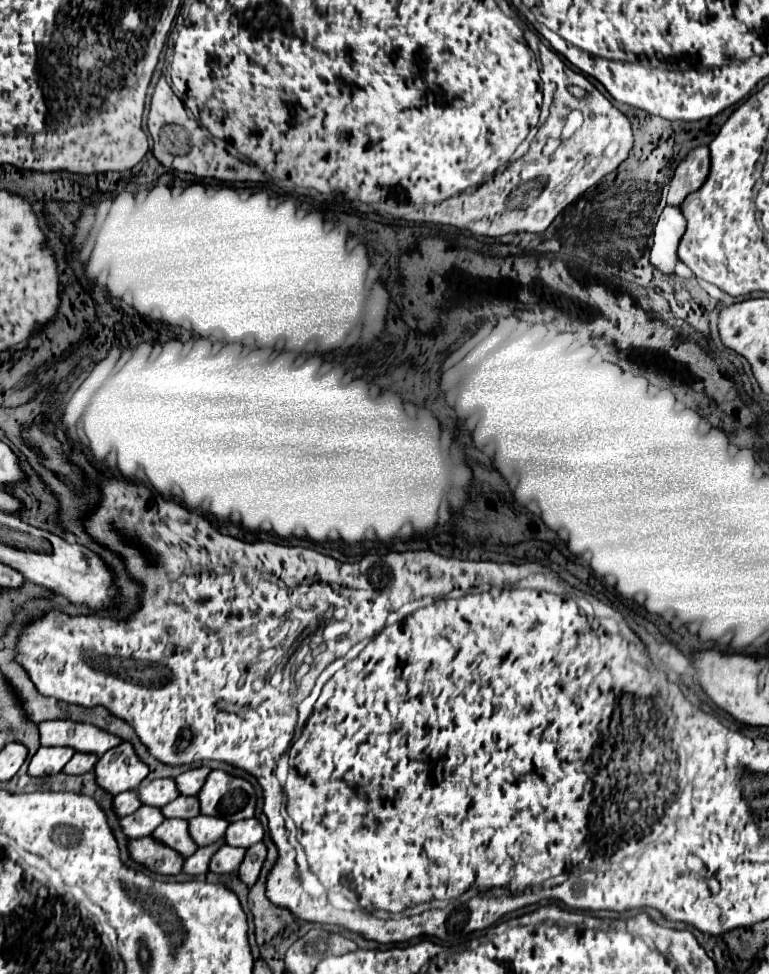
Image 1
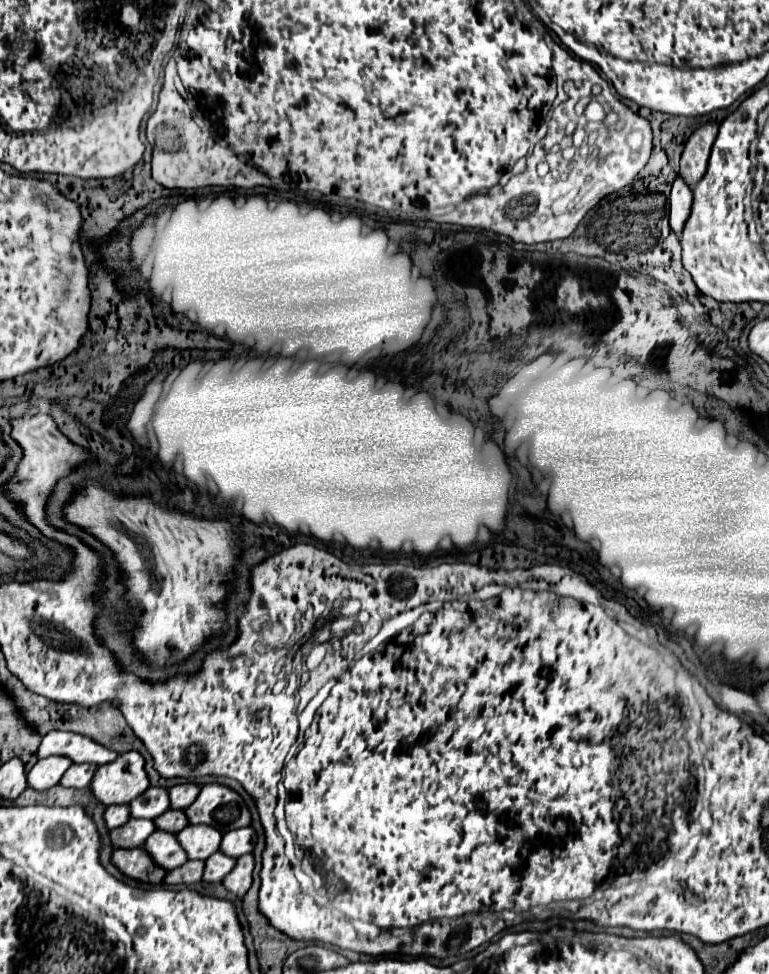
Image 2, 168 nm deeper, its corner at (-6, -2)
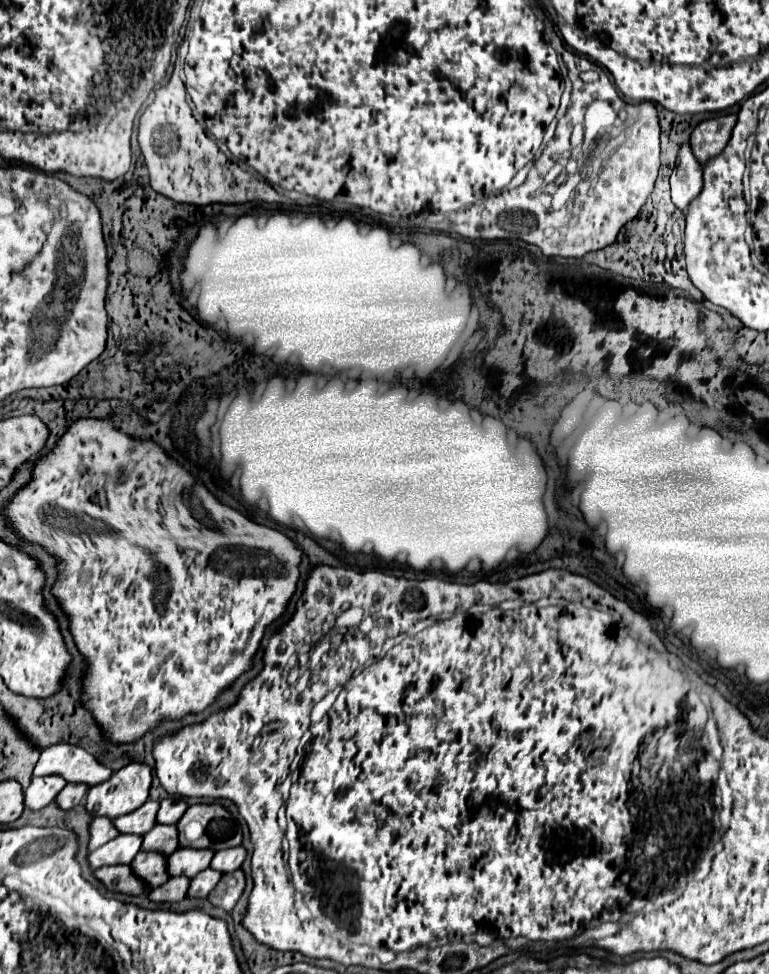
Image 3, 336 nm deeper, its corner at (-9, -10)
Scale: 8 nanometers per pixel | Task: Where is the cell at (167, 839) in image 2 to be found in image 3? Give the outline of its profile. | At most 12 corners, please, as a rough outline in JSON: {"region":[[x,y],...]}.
{"region":[[139,852],[131,870],[149,890],[169,880],[165,856]]}

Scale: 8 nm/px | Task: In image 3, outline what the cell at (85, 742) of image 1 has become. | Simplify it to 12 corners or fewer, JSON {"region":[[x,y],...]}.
{"region":[[71,744],[41,750],[33,776],[97,786],[111,770]]}

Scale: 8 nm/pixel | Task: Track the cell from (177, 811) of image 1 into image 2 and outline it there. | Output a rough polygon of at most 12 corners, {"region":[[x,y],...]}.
{"region":[[168,810],[154,822],[158,830],[178,834],[188,826],[184,810]]}

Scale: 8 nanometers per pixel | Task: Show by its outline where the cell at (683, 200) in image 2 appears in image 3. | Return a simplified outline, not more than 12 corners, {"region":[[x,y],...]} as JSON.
{"region":[[681,144],[671,200],[685,212],[703,188],[703,166]]}

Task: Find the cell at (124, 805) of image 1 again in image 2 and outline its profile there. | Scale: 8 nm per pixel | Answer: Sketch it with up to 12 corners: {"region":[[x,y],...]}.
{"region":[[126,804],[108,806],[104,812],[106,826],[112,830],[130,818]]}

